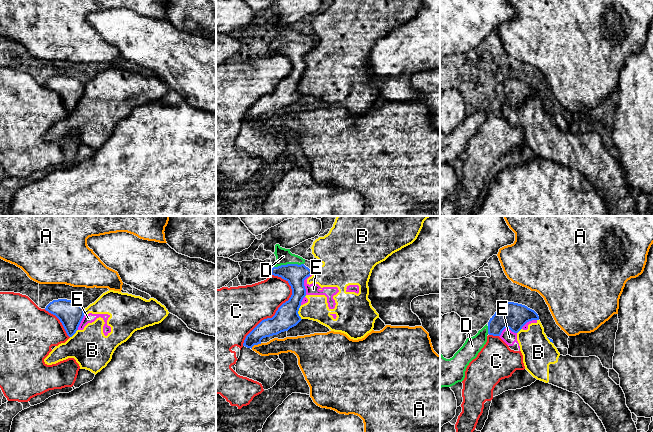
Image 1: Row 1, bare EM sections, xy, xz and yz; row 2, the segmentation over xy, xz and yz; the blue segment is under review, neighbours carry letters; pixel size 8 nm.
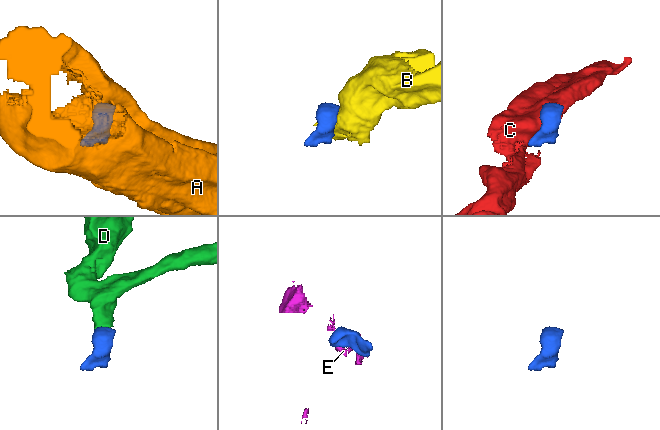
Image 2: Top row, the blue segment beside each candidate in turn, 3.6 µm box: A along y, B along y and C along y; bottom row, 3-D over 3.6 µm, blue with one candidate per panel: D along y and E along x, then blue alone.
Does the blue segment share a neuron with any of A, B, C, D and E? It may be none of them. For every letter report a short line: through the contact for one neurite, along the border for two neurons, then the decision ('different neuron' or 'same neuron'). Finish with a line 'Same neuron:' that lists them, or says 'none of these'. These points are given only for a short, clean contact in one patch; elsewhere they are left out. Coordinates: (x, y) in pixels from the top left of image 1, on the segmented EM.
A: different neuron
B: different neuron
C: different neuron
D: line xz (295, 274), (288, 264), (283, 256); same neuron
E: line xz (311, 273), (304, 280), (305, 294); different neuron
Same neuron: D

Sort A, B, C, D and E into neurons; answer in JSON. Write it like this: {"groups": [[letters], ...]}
{"groups": [["A"], ["B", "E"], ["C"], ["D"]]}

